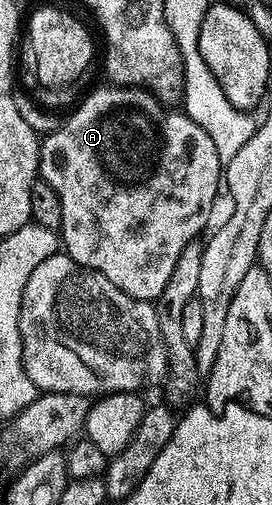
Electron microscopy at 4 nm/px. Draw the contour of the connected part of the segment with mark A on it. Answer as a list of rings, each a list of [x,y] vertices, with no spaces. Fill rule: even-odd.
[[[108,87],[95,89],[66,120],[64,117],[58,123],[56,130],[48,133],[40,141],[39,176],[42,181],[45,179],[49,183],[50,190],[57,195],[57,204],[61,207],[59,240],[68,256],[77,264],[82,264],[84,268],[103,274],[111,282],[115,282],[115,286],[119,286],[119,290],[123,290],[128,296],[133,296],[137,300],[155,302],[159,294],[163,294],[179,262],[179,254],[183,254],[183,246],[187,246],[202,235],[200,232],[204,230],[205,223],[213,212],[213,203],[217,200],[217,187],[220,189],[223,184],[223,161],[219,150],[215,150],[215,142],[211,142],[207,130],[203,130],[203,126],[196,124],[192,118],[185,115],[184,111],[170,110],[153,93],[146,92],[144,88]]]

